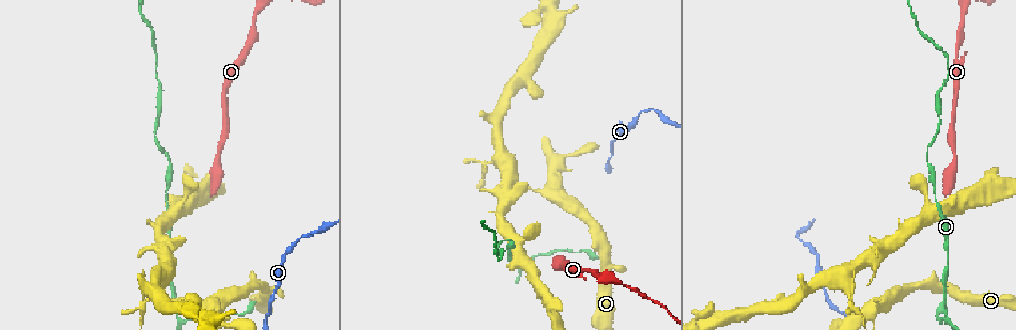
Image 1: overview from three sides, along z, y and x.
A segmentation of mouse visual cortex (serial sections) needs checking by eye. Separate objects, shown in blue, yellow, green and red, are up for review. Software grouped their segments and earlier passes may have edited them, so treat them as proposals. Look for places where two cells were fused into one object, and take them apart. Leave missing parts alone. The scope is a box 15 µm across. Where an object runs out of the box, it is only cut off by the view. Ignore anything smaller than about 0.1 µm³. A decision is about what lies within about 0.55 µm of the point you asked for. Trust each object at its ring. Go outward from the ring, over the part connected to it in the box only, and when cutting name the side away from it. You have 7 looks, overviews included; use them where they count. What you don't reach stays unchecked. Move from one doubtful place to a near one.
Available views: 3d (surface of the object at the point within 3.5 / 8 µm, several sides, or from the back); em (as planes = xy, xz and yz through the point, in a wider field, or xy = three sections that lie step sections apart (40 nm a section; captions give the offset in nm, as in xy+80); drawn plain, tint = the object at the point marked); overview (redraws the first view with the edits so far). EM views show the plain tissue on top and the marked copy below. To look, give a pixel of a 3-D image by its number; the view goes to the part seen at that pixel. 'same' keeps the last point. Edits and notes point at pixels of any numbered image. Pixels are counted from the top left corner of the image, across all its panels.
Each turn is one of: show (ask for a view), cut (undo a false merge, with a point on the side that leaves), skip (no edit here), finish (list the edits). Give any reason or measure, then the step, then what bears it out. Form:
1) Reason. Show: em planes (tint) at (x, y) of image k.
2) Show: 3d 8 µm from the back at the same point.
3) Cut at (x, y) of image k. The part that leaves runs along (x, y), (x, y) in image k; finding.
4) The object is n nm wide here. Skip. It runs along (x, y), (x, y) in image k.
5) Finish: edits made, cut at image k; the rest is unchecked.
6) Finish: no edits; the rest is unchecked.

Calibre changes. Show: 3d 8 µm at (560, 267) of image 1.

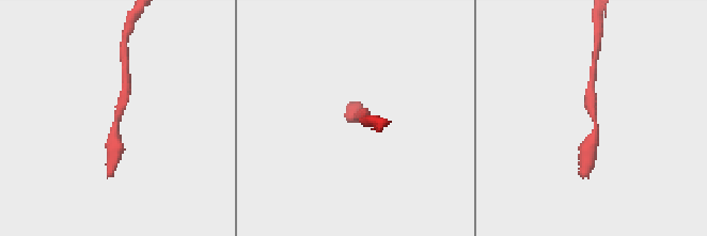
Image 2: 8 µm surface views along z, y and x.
Closer look. Show: 3d 3.5 µm at (116, 122) of image 2.

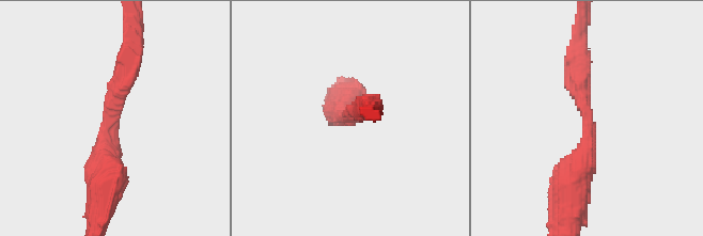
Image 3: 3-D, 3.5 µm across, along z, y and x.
Show: em planes (tint) at (588, 123) of image 3.

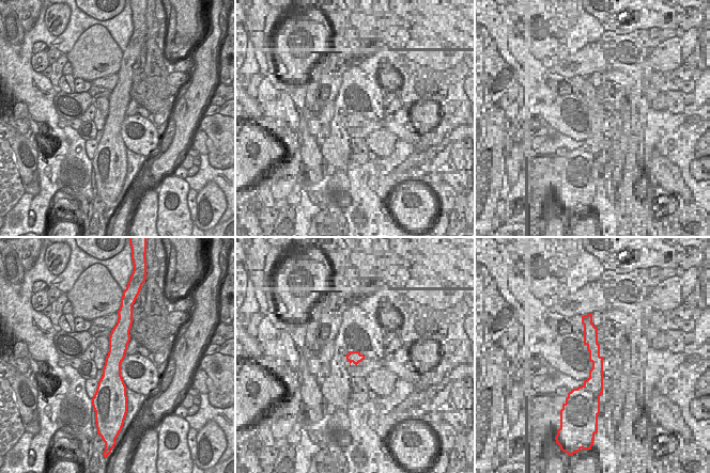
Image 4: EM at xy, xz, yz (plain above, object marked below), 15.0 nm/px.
The arms are 300, 450 nm wide. Skip. It runs along (128, 56), (106, 128), (103, 187) in image 3; all the same cell.

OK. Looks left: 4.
A narrow waist. Show: 3d 3.5 µm at (962, 14) of image 1.

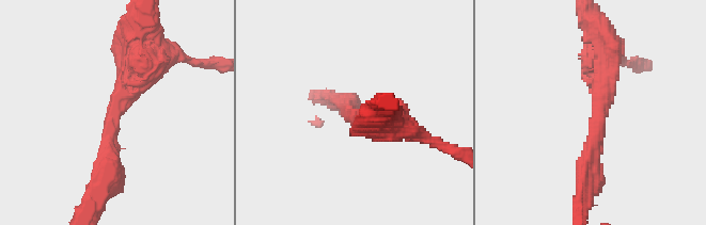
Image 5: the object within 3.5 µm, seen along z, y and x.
Skip. It runs along (104, 183), (110, 118), (153, 57) in image 5; continuous, no second cell.

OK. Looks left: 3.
A narrow waist. Show: 3d 8 µm at (299, 238) of image 1.

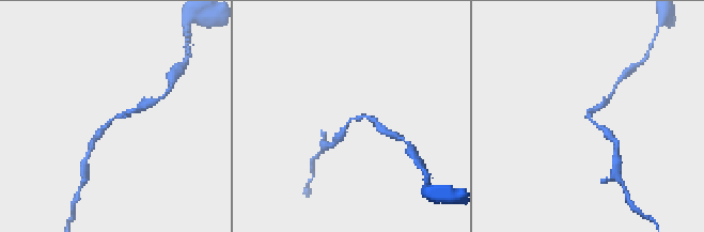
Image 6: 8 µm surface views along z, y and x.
Show: em xy step 1 (tint) at (590, 119) of image 6.

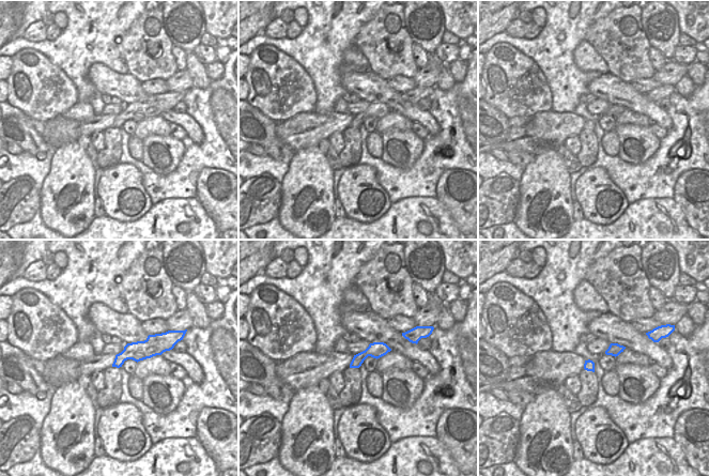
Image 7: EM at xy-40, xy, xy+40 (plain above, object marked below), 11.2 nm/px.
The arms are 150, 250 nm wide. Skip. It runs along (98, 136), (116, 117), (139, 110) in image 6; one cell here.

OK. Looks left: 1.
Finish: no edits; the rest is unchecked.

